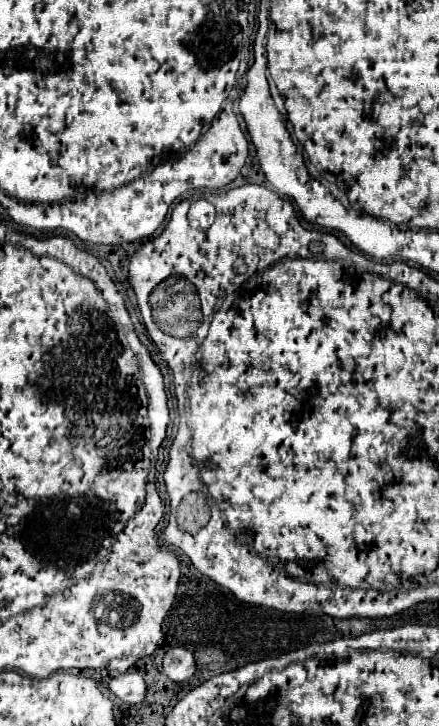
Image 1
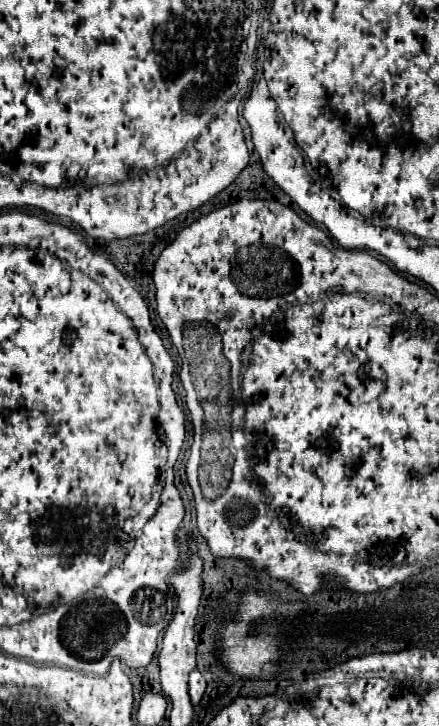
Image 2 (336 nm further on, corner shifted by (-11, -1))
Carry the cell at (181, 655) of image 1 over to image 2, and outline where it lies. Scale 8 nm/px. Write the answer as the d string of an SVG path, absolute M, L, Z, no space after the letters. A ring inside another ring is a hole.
M192 670L190 680L188 680L188 688L190 688L190 698L192 704L198 704L202 700L202 694L206 690L206 678L202 676L200 670Z

